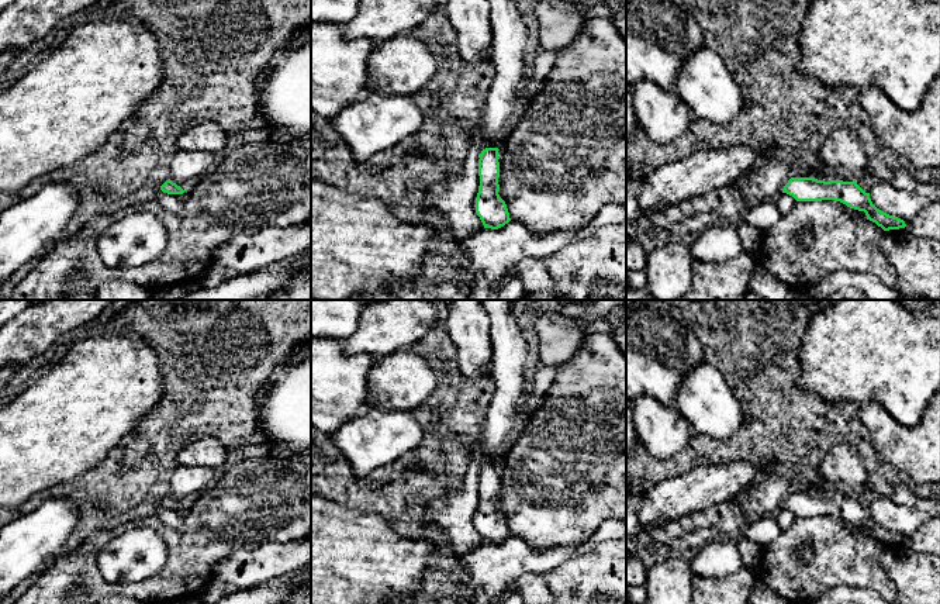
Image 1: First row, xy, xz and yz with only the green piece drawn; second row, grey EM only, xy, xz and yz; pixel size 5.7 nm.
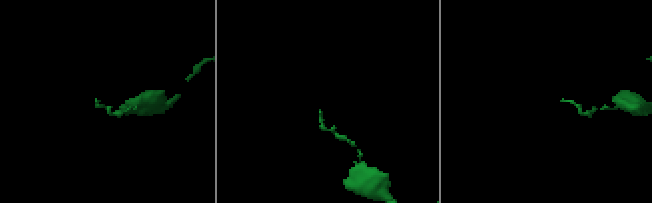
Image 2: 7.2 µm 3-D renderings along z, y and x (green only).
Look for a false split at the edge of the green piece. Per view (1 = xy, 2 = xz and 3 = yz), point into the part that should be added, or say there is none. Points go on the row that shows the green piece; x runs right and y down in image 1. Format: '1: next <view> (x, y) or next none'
1: next none
2: next none
3: next none

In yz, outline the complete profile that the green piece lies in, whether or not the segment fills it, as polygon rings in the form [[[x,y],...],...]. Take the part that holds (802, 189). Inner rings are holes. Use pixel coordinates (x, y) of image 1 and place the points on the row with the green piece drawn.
[[[791,177],[782,193],[792,196],[796,201],[834,200],[850,208],[864,211],[867,220],[875,222],[884,231],[905,228],[903,220],[878,210],[870,193],[865,193],[857,182],[818,180],[813,177]]]

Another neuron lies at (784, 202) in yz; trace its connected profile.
[[[780,193],[775,201],[781,215],[789,213],[796,203],[796,200],[787,193]]]

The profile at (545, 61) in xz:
[[[542,49],[531,68],[531,77],[525,83],[525,92],[526,92],[526,99],[531,101],[538,92],[540,90],[545,77],[552,72],[554,68],[557,58],[559,58],[560,51],[545,51]]]

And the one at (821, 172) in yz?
[[[819,156],[818,165],[812,169],[811,176],[812,176],[813,179],[825,180],[825,182],[833,180],[833,173],[832,173],[830,168],[826,166],[826,165],[822,162],[822,158],[820,158],[820,156]]]

